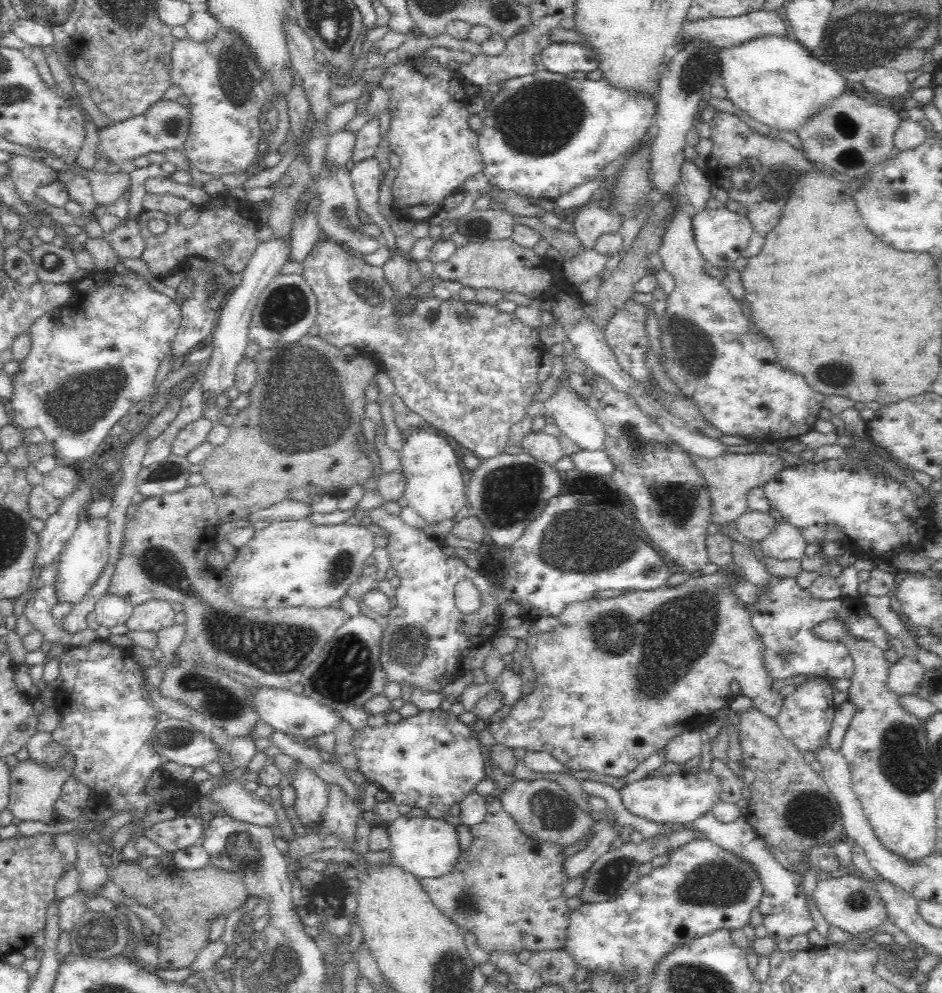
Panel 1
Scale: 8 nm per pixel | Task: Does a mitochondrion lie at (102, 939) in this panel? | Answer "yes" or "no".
yes

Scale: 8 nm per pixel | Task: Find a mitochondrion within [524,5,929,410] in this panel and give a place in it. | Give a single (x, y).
(867, 36)

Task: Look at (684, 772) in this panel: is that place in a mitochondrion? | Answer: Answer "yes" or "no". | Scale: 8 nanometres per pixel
no

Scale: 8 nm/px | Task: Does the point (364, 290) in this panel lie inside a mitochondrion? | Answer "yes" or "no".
yes

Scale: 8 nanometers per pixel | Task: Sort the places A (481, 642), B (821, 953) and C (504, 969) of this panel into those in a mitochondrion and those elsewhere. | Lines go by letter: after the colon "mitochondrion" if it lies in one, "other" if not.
A: other
B: other
C: other

